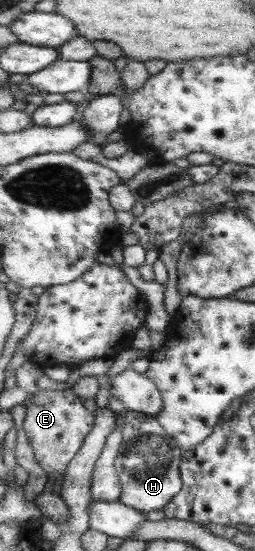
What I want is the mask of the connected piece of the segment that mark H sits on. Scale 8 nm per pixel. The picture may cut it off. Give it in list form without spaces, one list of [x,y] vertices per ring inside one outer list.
[[[129,412],[122,423],[123,448],[116,463],[123,484],[122,504],[142,511],[163,510],[183,490],[183,448],[166,433],[157,417]]]

